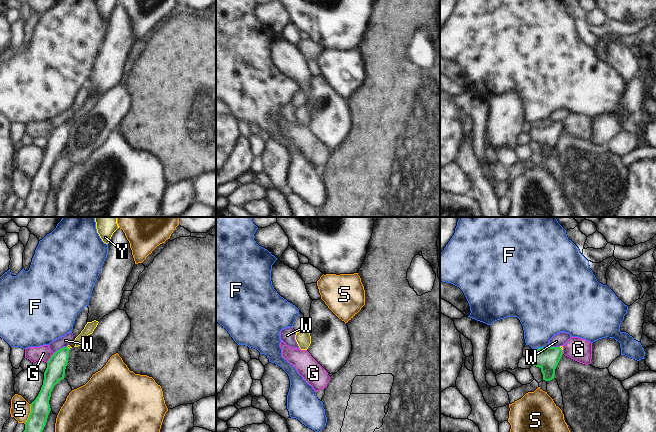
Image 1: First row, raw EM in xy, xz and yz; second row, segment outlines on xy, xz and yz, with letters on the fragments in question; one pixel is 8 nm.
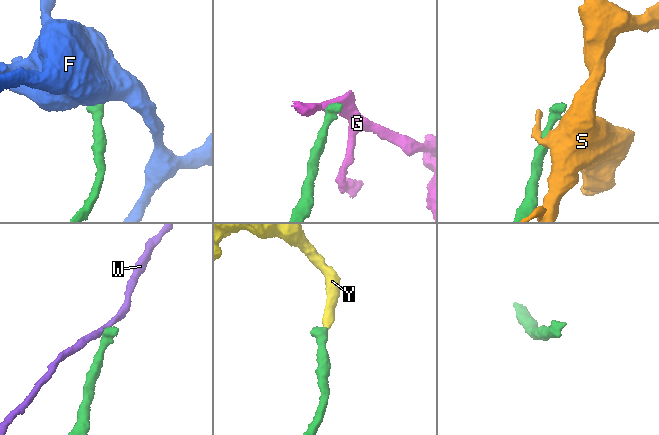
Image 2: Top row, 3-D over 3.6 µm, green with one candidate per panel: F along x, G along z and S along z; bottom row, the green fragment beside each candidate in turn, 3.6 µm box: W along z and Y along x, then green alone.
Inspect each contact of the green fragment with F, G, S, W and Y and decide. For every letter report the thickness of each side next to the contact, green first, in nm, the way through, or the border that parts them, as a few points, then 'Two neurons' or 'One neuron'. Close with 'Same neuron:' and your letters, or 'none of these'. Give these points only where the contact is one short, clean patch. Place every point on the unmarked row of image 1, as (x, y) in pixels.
F: Thickness 190 nm (green) against 340 nm. Boundary: yz (548, 122), (533, 125). Two neurons
G: Thickness 160 nm (green) against 130 nm. Boundary: xy (54, 129), (46, 138). Two neurons
S: Thickness 170 nm (green) against 160 nm. Boundary: xy (31, 180), (31, 188), (24, 199). Two neurons
W: Thickness 160 nm (green) against 90 nm. Boundary: xy (66, 122), (63, 122), (54, 129). Two neurons
Y: Thickness 190 nm (green) against 20 nm. Path across: yz (547, 134), (561, 125), (561, 123). One neuron
Same neuron: Y

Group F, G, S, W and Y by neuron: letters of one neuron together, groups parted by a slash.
F / G / S / W / Y

